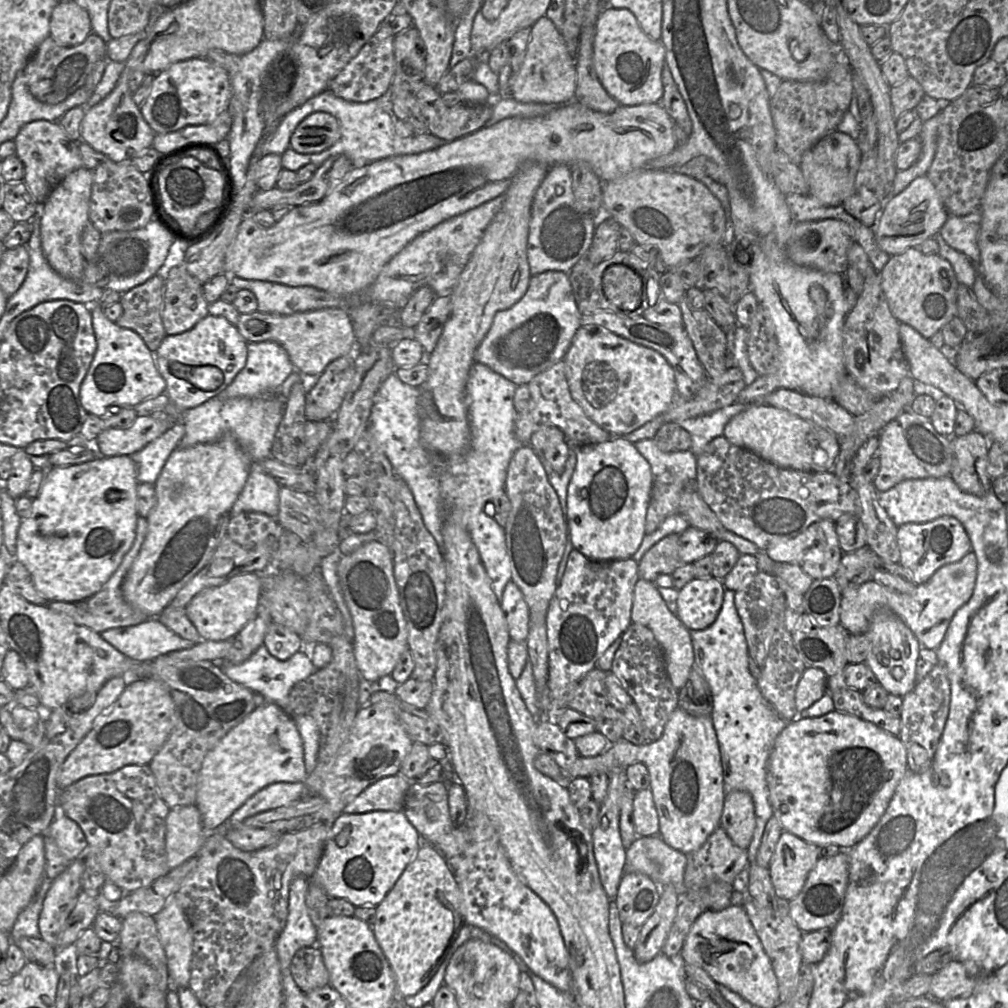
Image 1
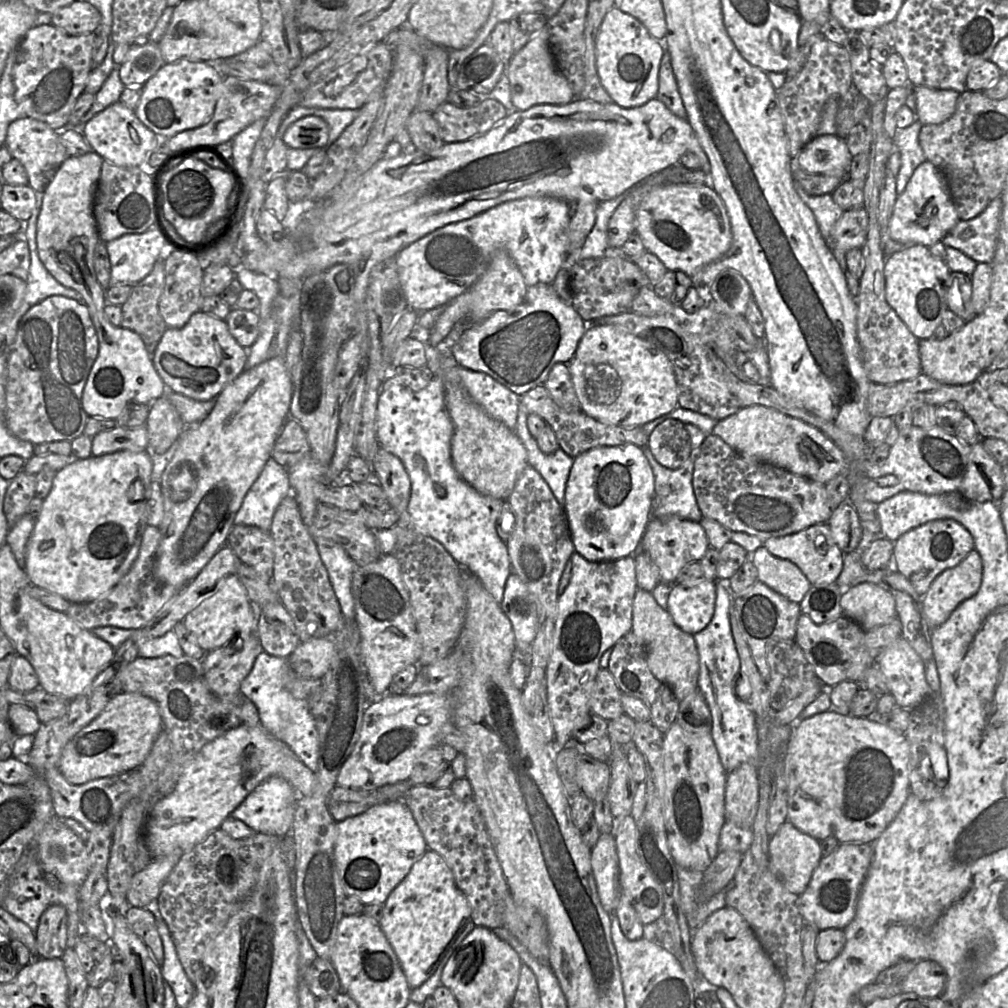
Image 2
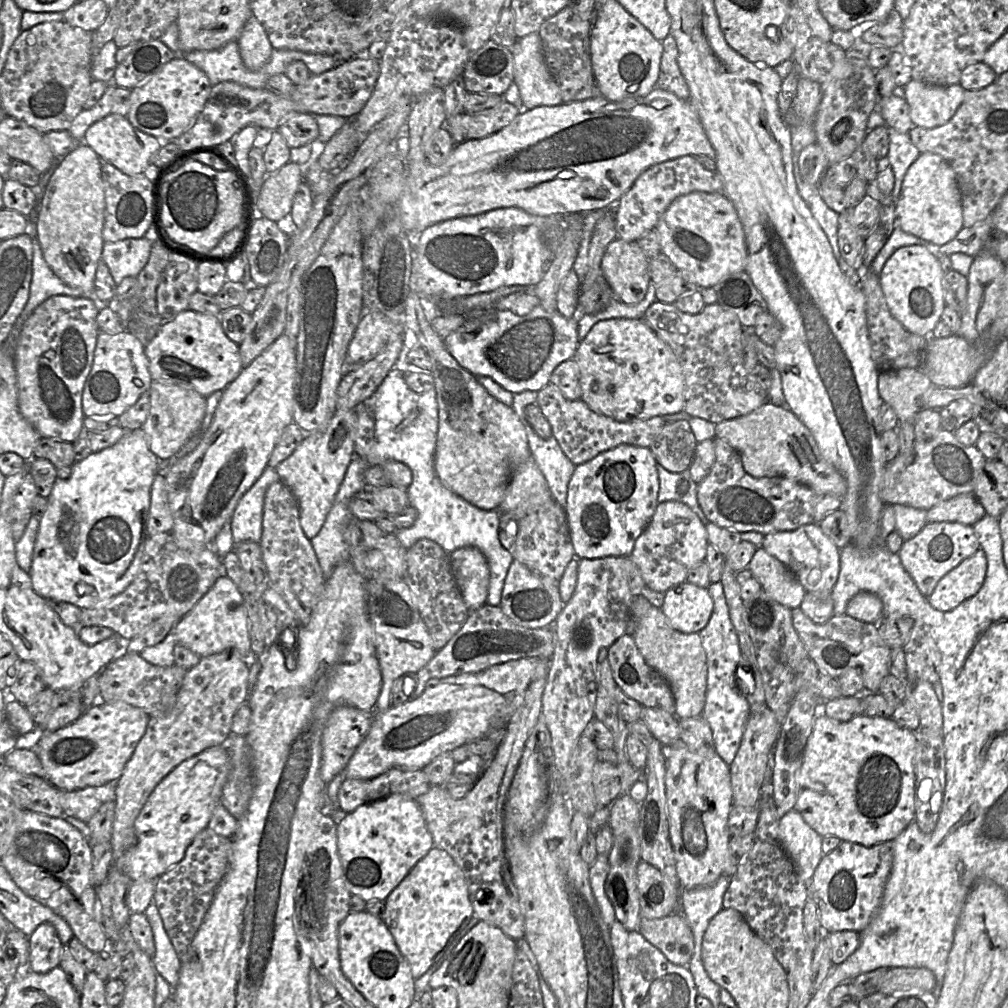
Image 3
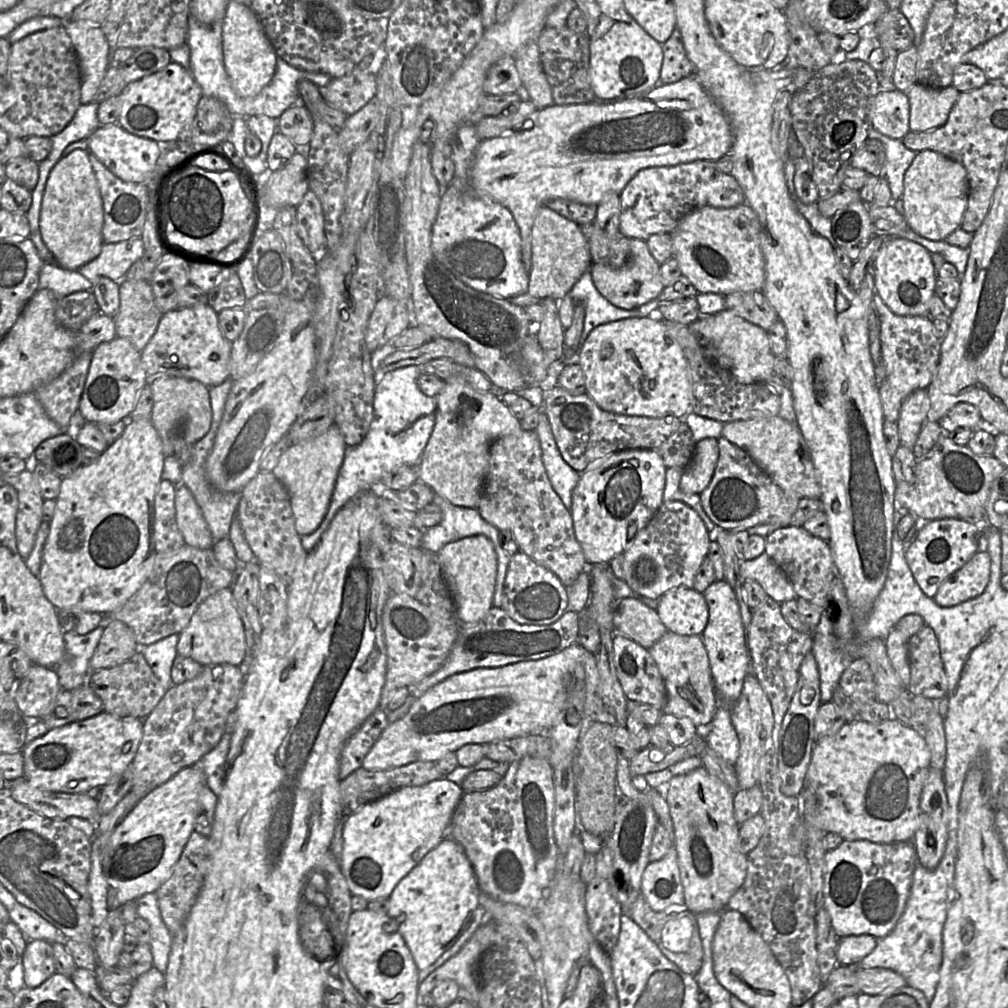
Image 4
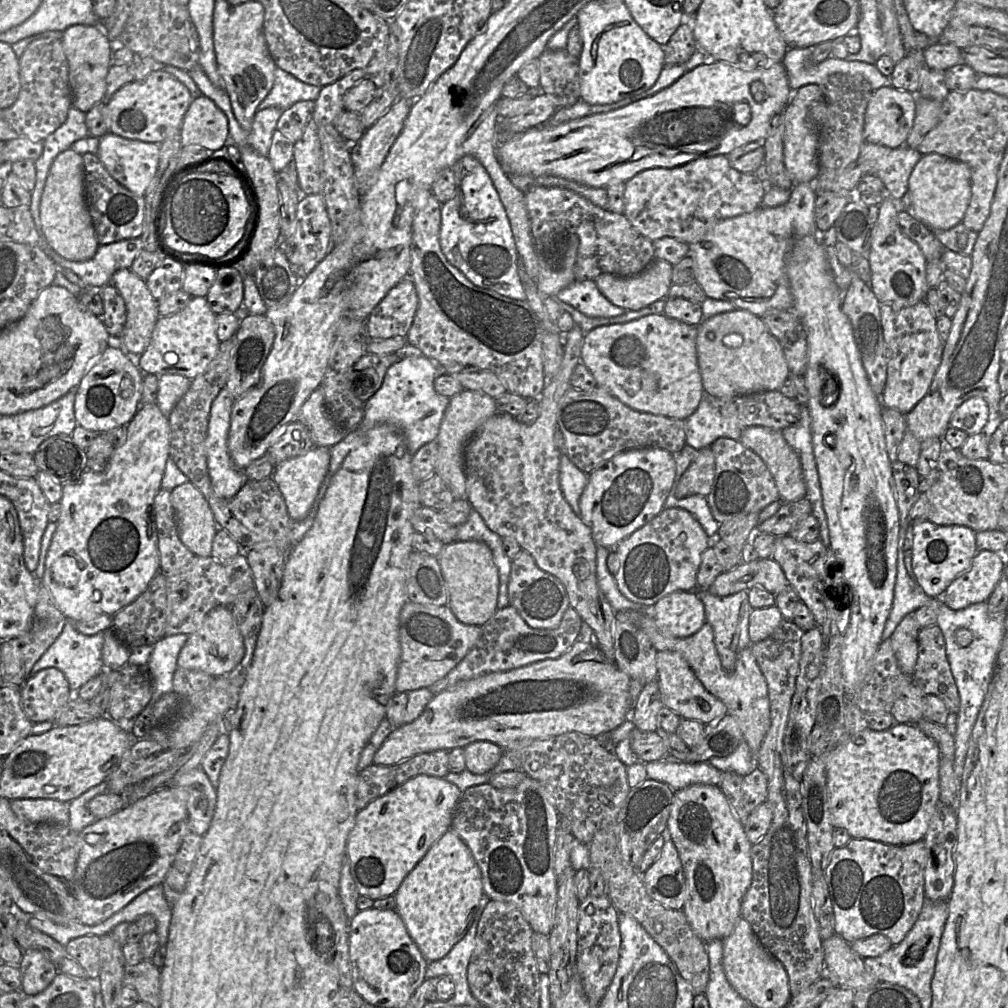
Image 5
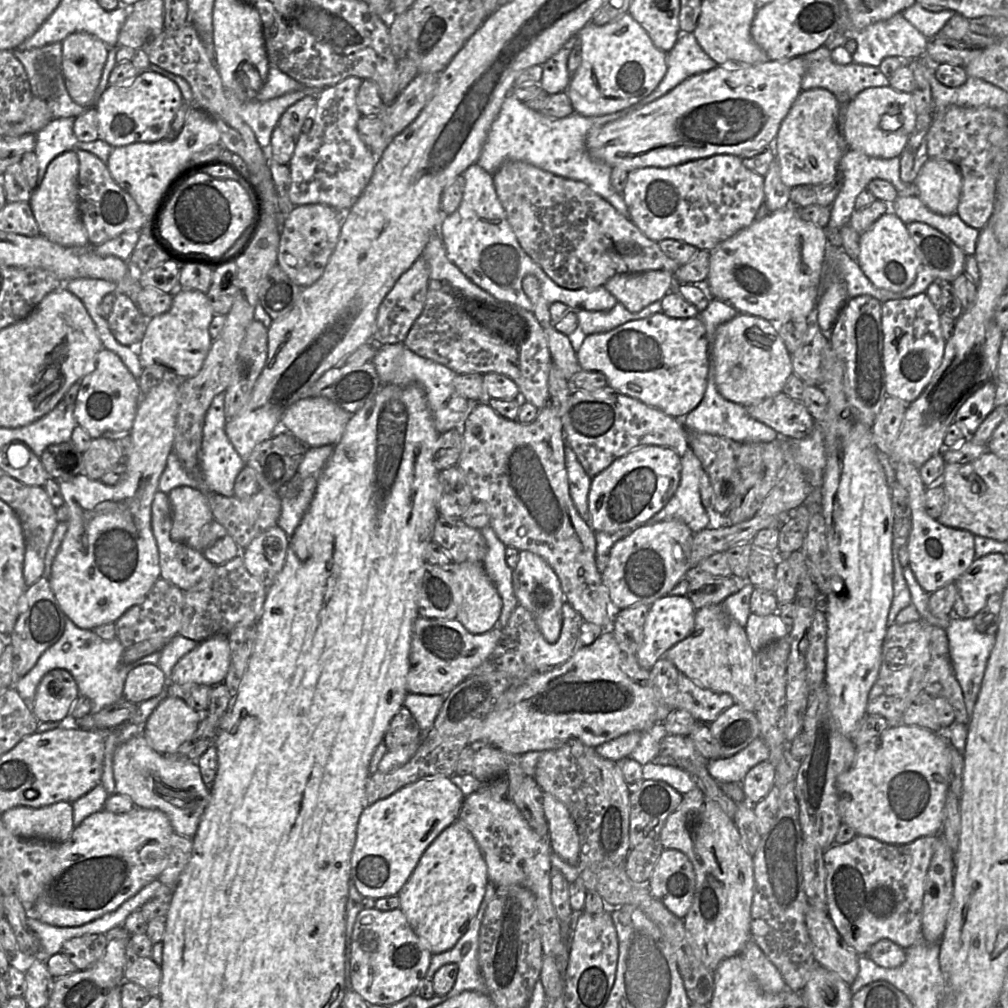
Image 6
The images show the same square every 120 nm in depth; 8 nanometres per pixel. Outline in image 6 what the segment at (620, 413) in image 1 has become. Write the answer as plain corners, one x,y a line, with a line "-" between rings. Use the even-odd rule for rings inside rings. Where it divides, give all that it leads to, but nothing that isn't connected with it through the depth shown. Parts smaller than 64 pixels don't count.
657,313
630,321
609,332
588,335
576,355
581,370
603,373
609,387
680,420
701,403
706,392
710,368
709,343
700,316
678,319

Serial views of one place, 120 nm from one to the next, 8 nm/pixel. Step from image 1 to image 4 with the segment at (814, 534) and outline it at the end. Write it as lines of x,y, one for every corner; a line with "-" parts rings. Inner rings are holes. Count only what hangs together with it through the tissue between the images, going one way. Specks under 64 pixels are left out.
786,526
769,534
765,552
790,581
797,598
803,598
822,610
827,608
829,590
838,575
827,541
811,535
803,527

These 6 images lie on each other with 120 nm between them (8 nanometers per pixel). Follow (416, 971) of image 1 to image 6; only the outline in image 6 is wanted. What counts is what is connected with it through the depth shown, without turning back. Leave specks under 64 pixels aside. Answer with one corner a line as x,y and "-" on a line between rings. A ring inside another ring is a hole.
456,820
425,850
410,878
399,892
399,908
432,954
451,949
478,913
488,878
482,850
467,827

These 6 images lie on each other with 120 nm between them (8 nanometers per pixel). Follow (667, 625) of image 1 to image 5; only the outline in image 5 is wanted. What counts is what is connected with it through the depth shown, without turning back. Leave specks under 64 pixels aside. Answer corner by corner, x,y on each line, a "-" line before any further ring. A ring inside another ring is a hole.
658,651
656,653
656,667
662,703
681,718
698,720
706,725
714,723
727,714
726,705
705,689
679,653

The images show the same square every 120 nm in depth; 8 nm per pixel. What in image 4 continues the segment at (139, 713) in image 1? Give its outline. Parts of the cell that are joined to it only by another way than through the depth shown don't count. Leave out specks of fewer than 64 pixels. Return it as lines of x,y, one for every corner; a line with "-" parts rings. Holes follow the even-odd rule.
106,711
49,730
45,735
26,744
22,749
24,779
33,787
61,793
87,793
93,788
103,787
125,772
136,756
143,737
144,720
134,717
120,718

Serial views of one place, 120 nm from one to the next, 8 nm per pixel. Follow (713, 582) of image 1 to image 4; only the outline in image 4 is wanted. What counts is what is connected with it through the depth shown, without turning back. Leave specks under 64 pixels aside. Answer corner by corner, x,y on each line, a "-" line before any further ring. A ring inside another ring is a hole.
686,586
664,593
656,612
668,631
685,636
701,635
709,618
703,593

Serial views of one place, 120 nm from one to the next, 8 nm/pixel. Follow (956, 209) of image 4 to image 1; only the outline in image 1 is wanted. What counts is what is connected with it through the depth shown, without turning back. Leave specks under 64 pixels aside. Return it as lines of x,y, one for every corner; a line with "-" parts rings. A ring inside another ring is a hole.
922,175
885,203
870,228
874,231
878,247
890,255
897,255
940,233
947,217
948,213
933,183
927,175

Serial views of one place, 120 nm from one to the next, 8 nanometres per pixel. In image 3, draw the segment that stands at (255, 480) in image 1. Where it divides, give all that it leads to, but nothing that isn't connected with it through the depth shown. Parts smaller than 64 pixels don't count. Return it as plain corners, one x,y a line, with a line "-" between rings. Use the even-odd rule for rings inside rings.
266,466
261,476
241,496
230,519
234,543
244,541
259,543
262,535
265,492
270,484
278,480
280,476
276,470

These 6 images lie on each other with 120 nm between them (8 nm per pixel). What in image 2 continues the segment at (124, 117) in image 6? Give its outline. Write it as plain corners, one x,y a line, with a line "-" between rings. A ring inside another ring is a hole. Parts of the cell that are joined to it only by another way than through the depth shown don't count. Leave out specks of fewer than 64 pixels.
180,59
164,64
143,86
134,112
155,134
170,138
175,134
206,124
213,116
222,93
224,76
208,62

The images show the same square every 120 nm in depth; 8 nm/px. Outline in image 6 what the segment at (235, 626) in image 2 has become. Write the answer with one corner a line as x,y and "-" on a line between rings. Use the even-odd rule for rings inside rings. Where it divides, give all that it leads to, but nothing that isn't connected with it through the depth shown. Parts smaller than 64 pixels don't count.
214,635
184,655
173,667
170,682
204,684
213,687
224,682
231,660
227,635

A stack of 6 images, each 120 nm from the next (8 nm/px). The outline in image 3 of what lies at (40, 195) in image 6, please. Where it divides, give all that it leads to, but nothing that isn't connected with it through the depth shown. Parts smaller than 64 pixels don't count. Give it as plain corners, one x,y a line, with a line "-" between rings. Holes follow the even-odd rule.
80,143
54,167
35,213
36,239
51,270
66,284
82,289
84,297
93,297
96,267
101,260
104,239
105,197
99,155
85,143

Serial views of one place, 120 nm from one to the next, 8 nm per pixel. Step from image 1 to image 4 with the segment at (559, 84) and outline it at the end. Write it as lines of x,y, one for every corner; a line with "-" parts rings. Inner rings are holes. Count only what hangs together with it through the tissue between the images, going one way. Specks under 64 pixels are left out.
537,41
529,42
514,57
520,80
530,100
538,109
553,105
551,87
541,65

